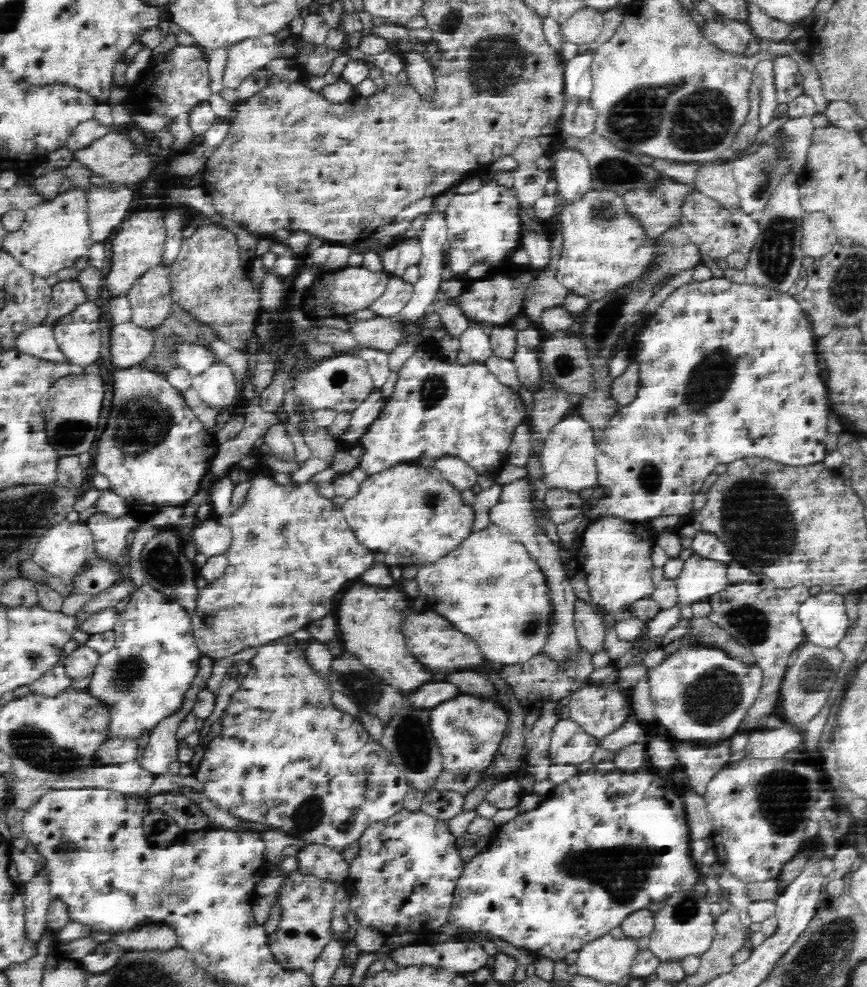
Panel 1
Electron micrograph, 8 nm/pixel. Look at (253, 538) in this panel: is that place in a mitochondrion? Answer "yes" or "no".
yes

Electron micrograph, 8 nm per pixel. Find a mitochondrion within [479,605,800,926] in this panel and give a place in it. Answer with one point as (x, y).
(621, 879)

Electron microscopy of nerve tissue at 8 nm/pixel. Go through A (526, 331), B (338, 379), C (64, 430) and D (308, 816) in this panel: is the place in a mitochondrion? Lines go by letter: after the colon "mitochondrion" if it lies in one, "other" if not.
A: other
B: other
C: mitochondrion
D: mitochondrion

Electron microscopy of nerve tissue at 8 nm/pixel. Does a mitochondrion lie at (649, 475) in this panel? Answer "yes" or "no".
yes

